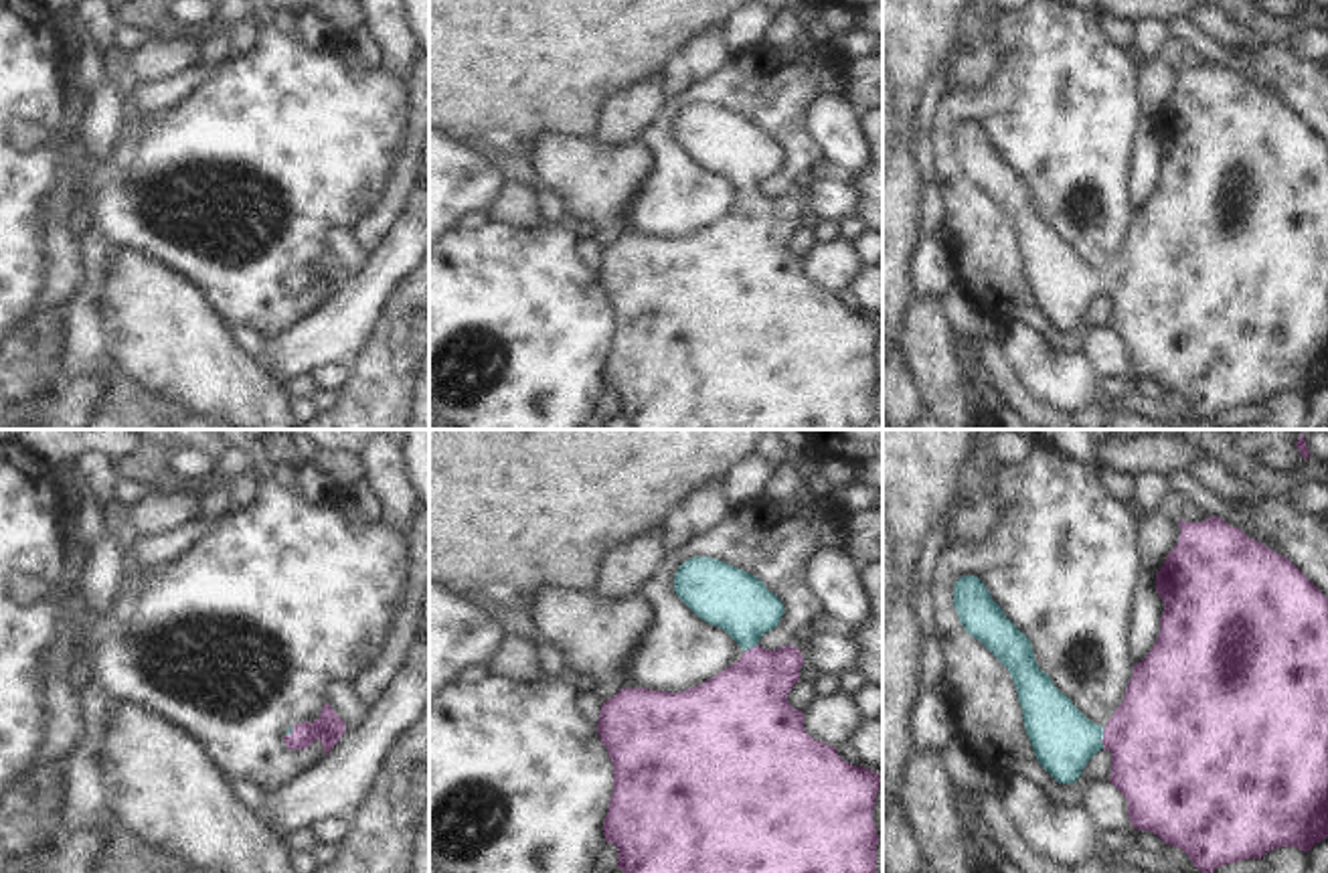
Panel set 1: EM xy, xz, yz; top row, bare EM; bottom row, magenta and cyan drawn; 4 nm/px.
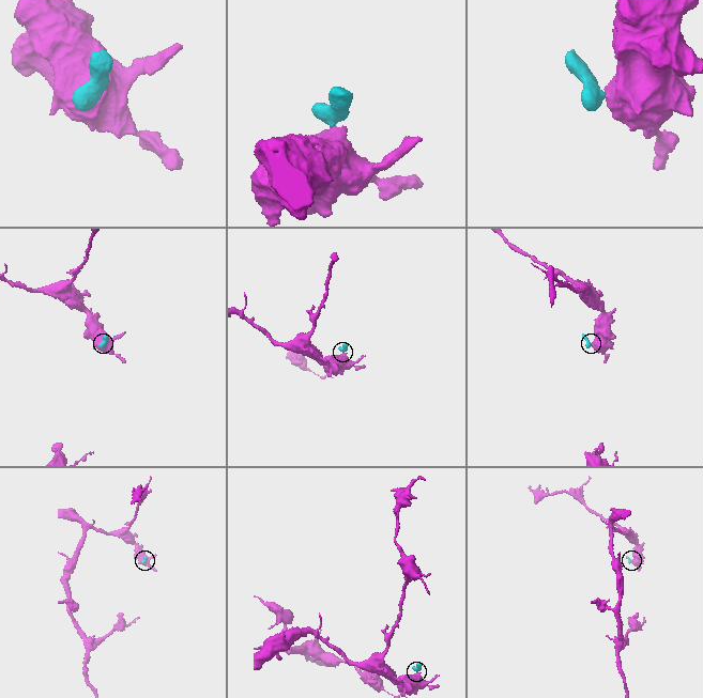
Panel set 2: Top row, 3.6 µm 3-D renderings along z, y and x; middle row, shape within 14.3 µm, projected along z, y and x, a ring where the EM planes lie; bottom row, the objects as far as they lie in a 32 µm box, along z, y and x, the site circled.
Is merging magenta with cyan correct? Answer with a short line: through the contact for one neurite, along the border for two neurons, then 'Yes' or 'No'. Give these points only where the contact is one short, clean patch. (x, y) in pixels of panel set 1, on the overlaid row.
Line: yz (1167, 740), (1104, 738), (1063, 740). Yes

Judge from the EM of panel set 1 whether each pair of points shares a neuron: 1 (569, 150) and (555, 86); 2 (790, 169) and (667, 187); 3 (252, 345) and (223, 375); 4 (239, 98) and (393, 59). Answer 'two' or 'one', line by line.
1: two
2: one
3: two
4: two

